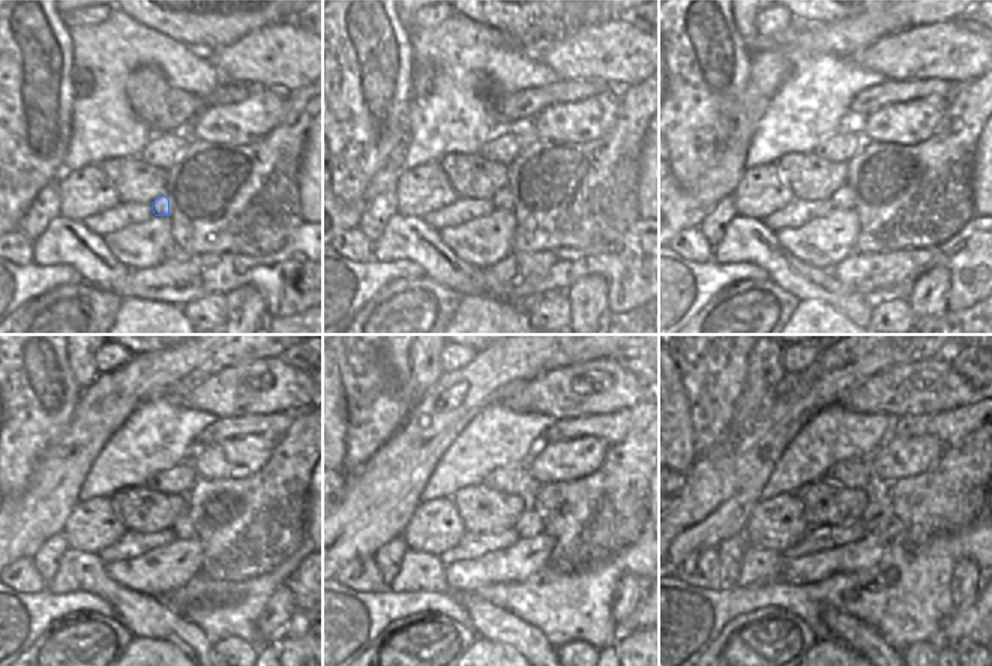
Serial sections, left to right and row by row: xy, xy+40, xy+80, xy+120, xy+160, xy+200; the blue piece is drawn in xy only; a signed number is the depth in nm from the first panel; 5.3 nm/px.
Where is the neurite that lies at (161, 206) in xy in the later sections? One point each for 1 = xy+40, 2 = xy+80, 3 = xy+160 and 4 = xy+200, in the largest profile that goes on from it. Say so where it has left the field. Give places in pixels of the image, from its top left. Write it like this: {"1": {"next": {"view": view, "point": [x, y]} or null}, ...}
{"1": {"next": {"view": "xy+40", "point": [503, 200]}}, "2": {"next": {"view": "xy+80", "point": [844, 197]}}, "3": {"next": {"view": "xy+160", "point": [529, 524]}}, "4": {"next": {"view": "xy+200", "point": [878, 512]}}}

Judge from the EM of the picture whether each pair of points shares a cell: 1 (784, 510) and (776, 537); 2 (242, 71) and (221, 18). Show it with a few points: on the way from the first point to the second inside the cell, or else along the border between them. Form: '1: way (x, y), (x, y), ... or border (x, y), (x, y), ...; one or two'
1: way (782, 516), (776, 524), (776, 531); one
2: border (263, 26), (246, 32), (230, 44), (203, 51); two

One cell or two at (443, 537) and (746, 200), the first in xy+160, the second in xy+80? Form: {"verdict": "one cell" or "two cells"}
{"verdict": "one cell"}

